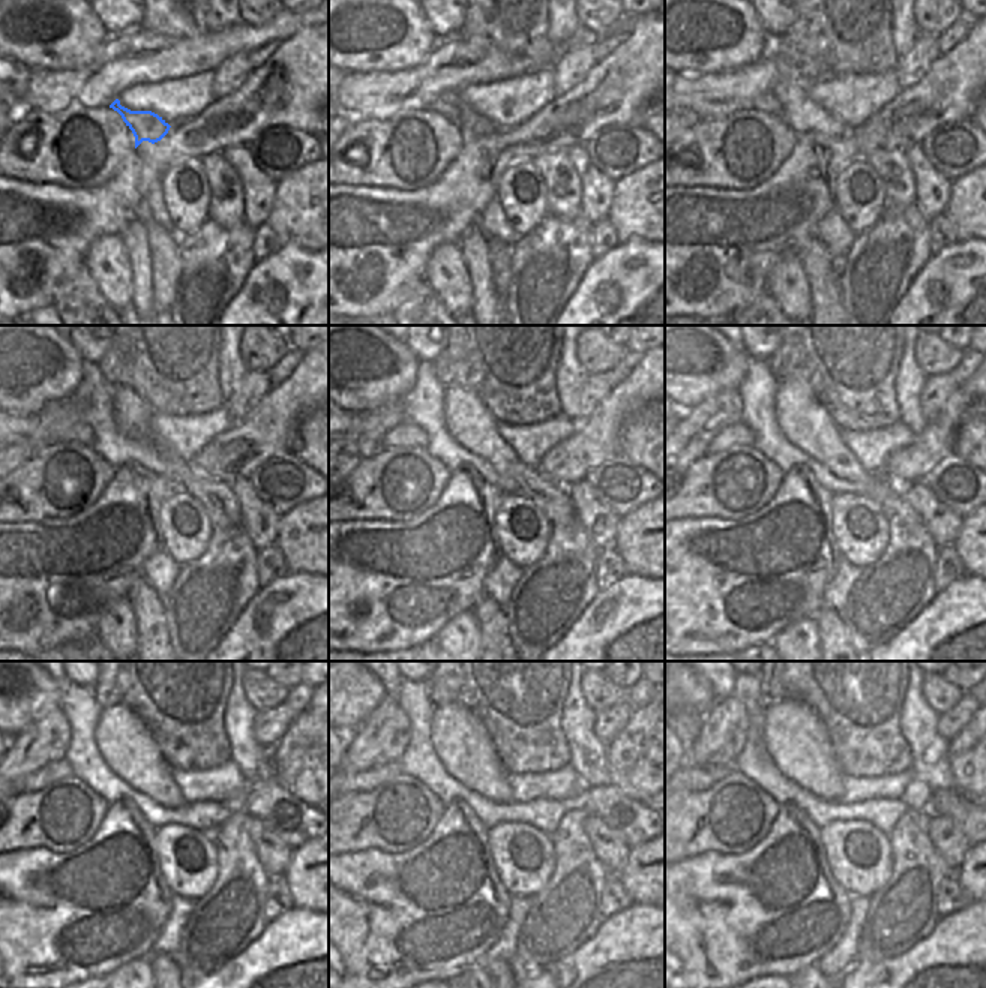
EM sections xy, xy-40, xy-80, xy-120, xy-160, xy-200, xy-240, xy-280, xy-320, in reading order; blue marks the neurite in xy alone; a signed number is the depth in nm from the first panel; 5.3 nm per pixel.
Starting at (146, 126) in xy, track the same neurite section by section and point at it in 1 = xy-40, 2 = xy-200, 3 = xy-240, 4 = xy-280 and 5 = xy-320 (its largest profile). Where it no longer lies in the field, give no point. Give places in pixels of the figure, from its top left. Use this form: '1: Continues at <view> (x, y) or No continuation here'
1: Continues at xy-40 (447, 105)
2: Continues at xy-200 (736, 435)
3: Continues at xy-240 (60, 769)
4: Continues at xy-280 (366, 780)
5: Continues at xy-320 (695, 778).

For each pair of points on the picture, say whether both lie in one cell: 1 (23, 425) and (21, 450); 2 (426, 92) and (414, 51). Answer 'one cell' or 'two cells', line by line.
1: two cells
2: two cells

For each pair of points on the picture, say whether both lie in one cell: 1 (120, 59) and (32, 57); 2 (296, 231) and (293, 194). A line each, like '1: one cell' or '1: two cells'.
1: two cells
2: one cell

